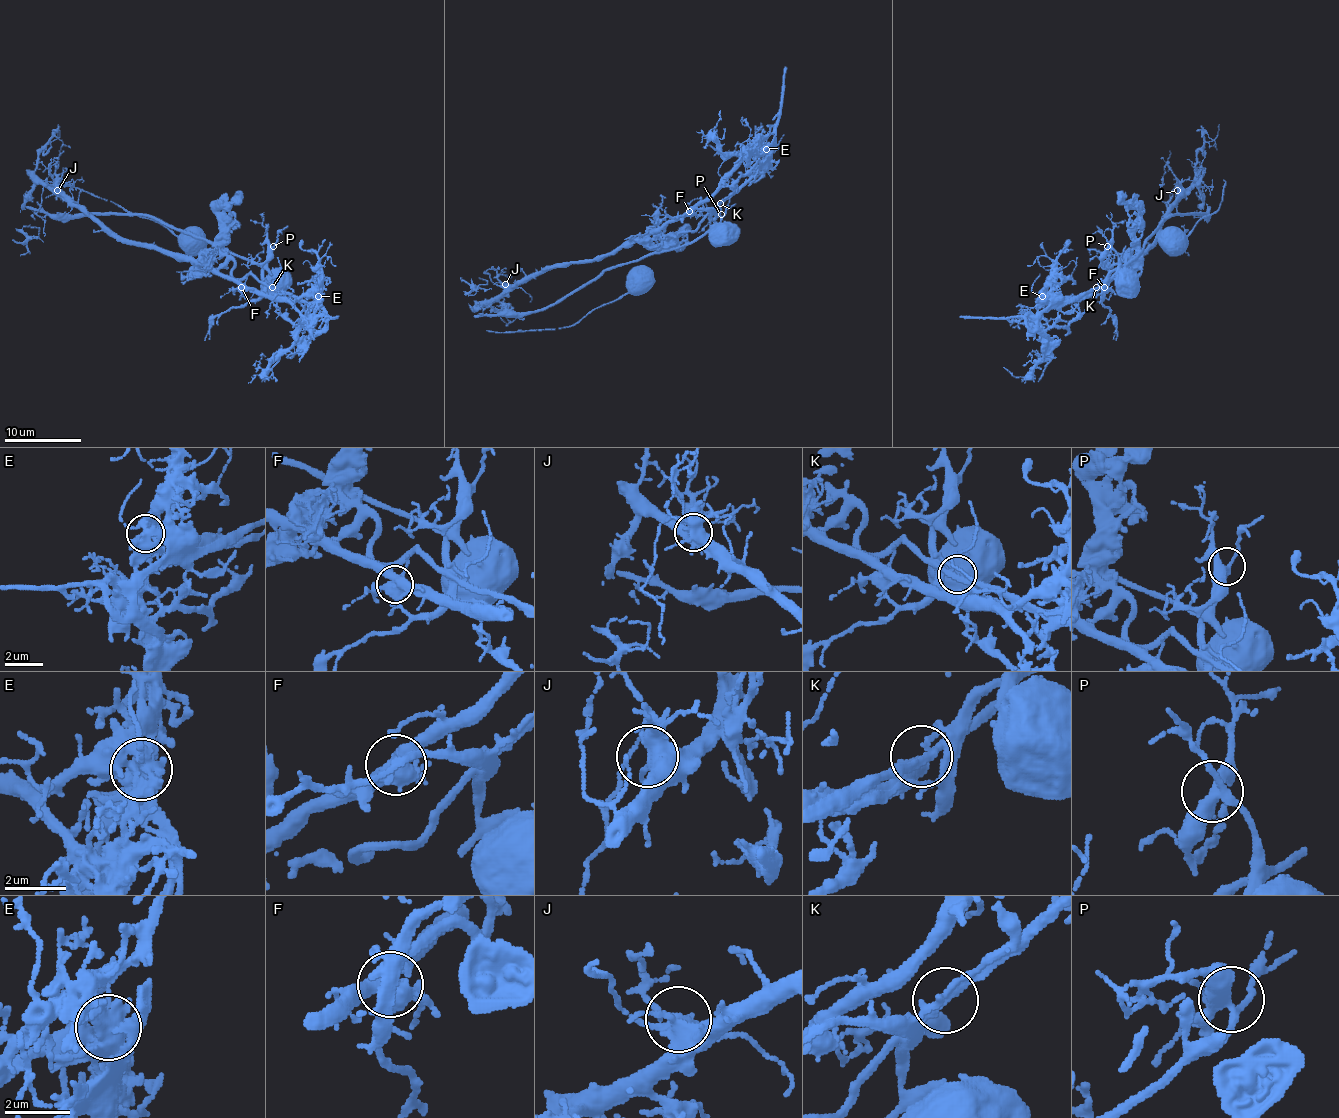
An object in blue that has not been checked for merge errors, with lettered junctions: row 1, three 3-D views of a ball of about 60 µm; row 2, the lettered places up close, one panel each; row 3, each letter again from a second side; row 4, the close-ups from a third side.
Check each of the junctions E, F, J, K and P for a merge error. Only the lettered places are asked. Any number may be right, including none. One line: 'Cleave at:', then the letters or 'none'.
Cleave at: E, F, K

